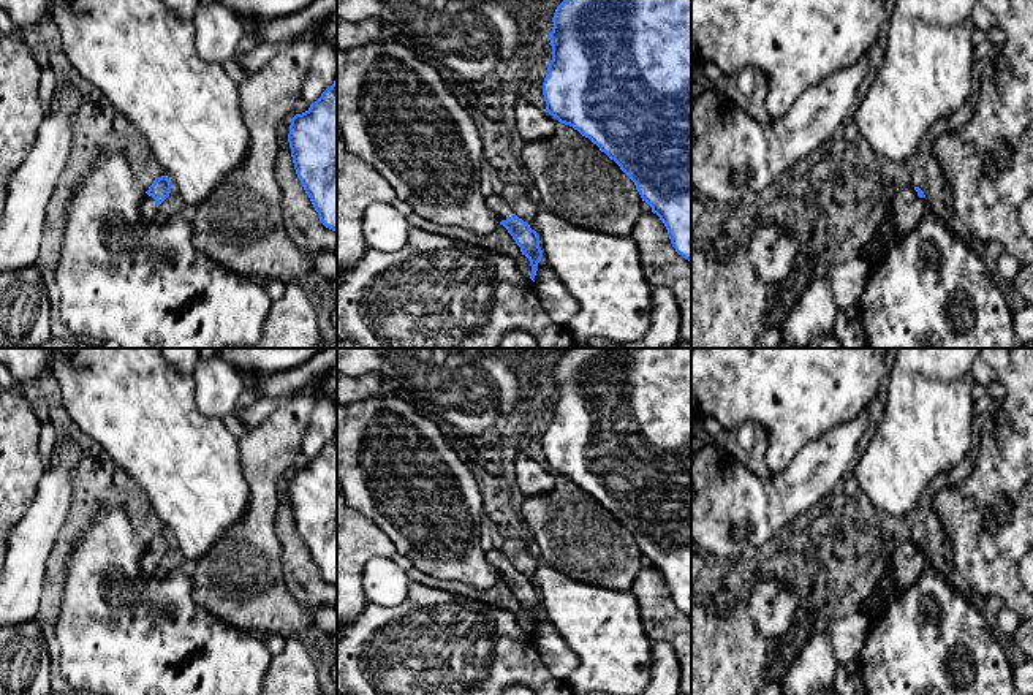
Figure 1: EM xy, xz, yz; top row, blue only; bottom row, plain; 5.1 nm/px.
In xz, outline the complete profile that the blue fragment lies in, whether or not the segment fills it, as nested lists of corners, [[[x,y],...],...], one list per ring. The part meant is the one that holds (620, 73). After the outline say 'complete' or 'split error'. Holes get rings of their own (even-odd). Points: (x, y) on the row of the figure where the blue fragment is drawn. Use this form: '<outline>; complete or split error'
[[[563,0],[557,6],[552,22],[552,32],[547,35],[551,38],[549,44],[552,46],[552,60],[547,66],[547,74],[543,82],[546,111],[560,123],[569,125],[582,136],[588,138],[600,147],[601,152],[604,152],[620,166],[620,169],[634,182],[642,201],[645,201],[652,207],[652,212],[657,214],[664,223],[675,252],[691,263],[691,0]]]; complete

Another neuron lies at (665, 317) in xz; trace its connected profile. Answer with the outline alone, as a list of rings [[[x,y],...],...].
[[[653,287],[647,334],[620,348],[677,348],[680,344],[680,310],[669,287]]]

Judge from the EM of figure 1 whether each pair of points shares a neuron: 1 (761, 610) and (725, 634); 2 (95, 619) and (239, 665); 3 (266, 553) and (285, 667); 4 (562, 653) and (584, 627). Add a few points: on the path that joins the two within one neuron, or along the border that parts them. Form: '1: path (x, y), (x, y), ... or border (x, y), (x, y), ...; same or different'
1: border (744, 603), (761, 634), (785, 632); different
2: path (132, 637), (149, 643), (203, 643); same
3: border (306, 635), (287, 637); different
4: border (546, 616), (578, 659), (578, 667), (567, 678); different

